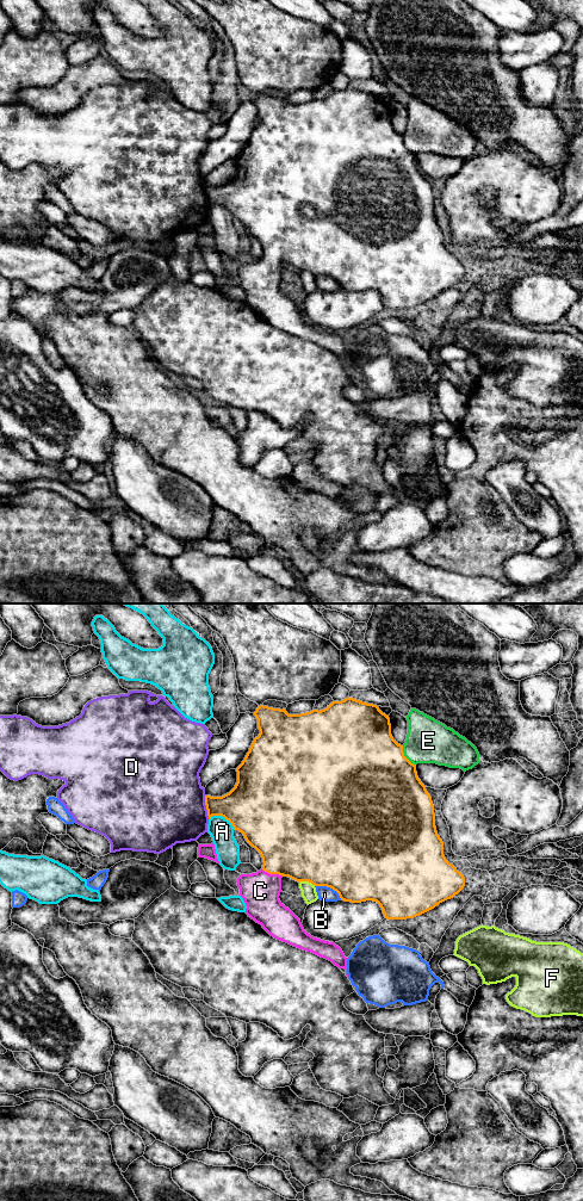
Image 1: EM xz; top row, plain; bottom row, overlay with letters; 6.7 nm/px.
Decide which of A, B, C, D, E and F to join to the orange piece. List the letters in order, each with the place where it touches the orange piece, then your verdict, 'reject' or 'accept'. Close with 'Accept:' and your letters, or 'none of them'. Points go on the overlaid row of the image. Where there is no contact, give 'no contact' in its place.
A: meets orange in xz at (223, 816); reject
B: meets orange in xz at (329, 886); reject
C: meets orange in xz at (273, 873); accept
D: meets orange in xz at (206, 808); reject
E: meets orange in xz at (404, 756); reject
F: meets orange in xz at (308, 880); reject
Accept: C

